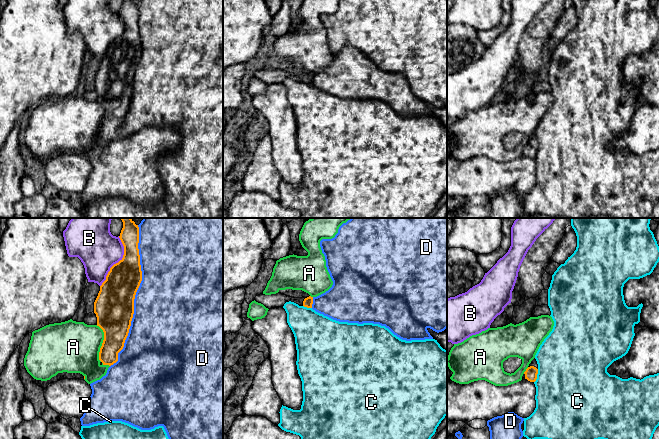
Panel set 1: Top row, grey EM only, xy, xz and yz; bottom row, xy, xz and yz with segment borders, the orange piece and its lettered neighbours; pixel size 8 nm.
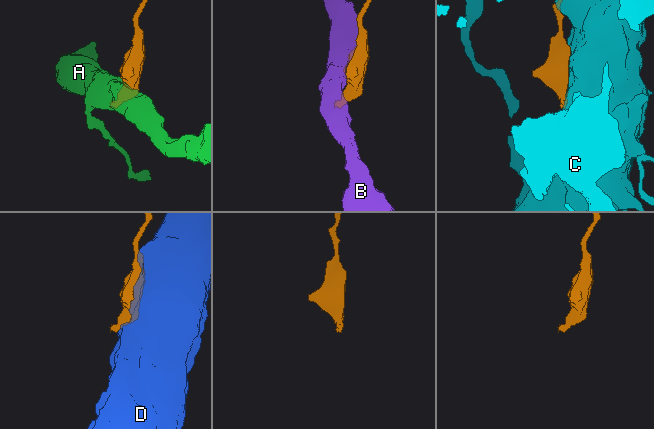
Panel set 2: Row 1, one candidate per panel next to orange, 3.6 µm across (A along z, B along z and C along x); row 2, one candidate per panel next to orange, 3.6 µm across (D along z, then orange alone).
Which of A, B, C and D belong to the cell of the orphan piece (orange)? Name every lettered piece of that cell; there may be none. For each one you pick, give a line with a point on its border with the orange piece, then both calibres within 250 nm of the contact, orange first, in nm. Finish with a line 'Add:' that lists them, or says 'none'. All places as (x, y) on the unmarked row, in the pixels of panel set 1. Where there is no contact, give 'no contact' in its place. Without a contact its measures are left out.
Add: none

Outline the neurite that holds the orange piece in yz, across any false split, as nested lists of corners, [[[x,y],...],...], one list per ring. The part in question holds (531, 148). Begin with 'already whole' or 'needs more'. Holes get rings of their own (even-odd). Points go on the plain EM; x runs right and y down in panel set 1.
needs more; [[[534,134],[529,140],[526,147],[524,148],[522,155],[534,159],[537,155],[537,150],[538,150],[538,140],[536,135]]]

